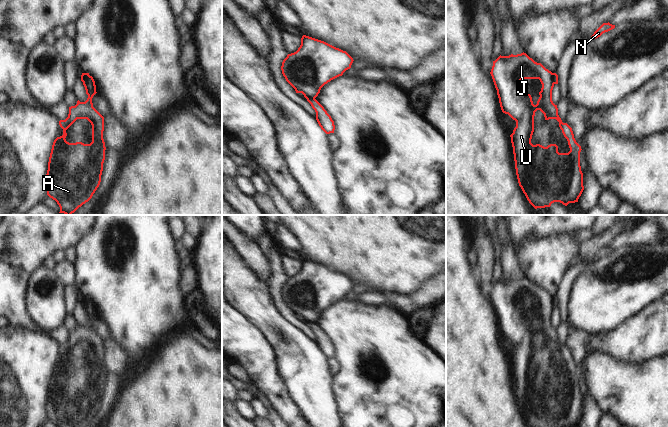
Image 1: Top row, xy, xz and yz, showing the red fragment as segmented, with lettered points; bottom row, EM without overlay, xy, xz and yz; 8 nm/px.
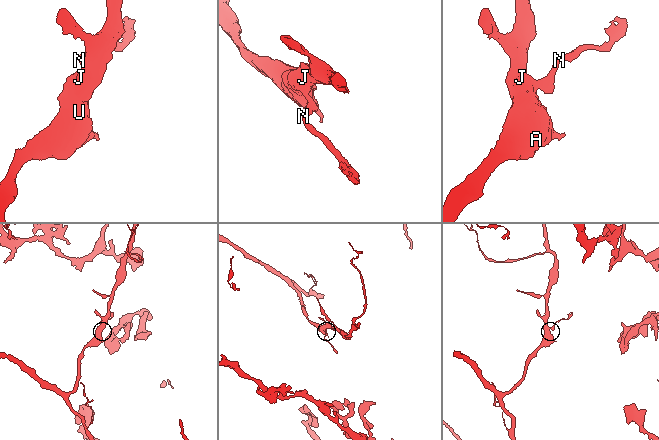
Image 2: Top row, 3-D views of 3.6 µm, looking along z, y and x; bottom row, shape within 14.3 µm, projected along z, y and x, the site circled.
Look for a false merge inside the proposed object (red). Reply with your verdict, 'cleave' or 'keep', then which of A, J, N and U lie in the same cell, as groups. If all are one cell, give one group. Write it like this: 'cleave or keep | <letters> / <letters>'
cleave | A J U / N

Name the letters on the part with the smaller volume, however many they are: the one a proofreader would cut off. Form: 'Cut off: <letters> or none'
Cut off: N

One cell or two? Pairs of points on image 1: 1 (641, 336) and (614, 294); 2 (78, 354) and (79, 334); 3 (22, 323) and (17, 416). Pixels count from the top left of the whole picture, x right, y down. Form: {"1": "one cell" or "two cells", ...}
{"1": "two cells", "2": "one cell", "3": "two cells"}

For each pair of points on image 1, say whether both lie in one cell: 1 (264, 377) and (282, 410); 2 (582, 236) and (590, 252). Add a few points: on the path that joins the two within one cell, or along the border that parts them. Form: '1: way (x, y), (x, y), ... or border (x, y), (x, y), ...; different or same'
1: way (270, 385), (275, 397), (280, 402); same
2: border (594, 234), (581, 243); different

